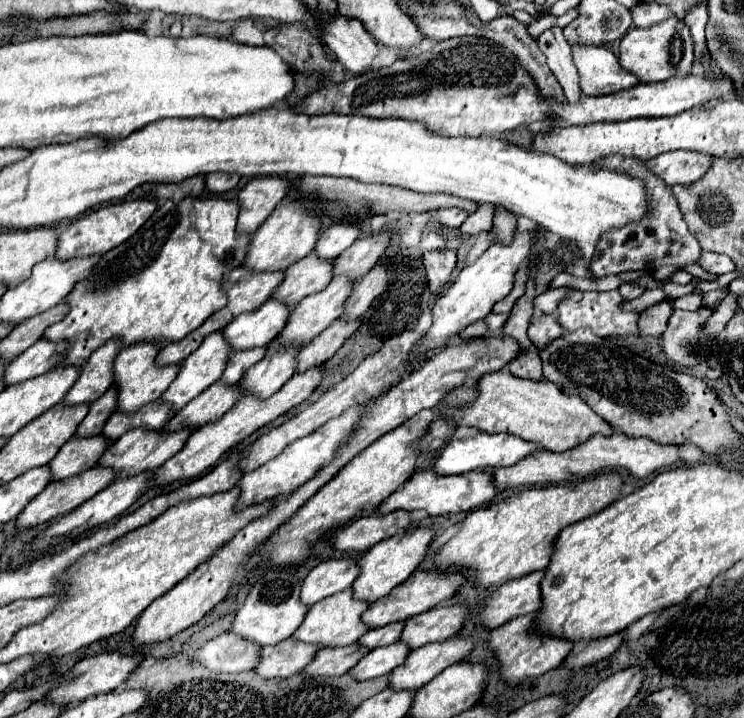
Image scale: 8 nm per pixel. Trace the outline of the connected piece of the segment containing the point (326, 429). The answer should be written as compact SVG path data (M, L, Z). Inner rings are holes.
M357 406L355 410L347 410L341 418L333 418L327 424L319 426L315 432L289 444L273 460L261 464L259 468L255 468L247 474L243 474L243 478L239 480L239 500L235 504L237 510L243 510L251 504L261 504L265 500L273 500L273 498L283 496L283 494L291 494L301 484L305 484L309 478L313 478L321 466L325 466L333 460L337 446L341 446L341 442L345 442L349 438L349 434L355 430L355 424L359 422L363 410L365 410L365 406Z

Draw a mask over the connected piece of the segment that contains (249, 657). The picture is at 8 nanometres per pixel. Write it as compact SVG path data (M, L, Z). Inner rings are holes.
M223 632L209 640L199 652L197 662L209 670L221 672L249 672L261 660L261 646L253 640L239 638L233 632Z

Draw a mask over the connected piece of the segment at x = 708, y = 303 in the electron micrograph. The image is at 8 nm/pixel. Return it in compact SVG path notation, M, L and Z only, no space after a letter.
M728 288L709 291L703 295L703 305L705 307L715 309L720 305L720 303L728 295L728 293Z

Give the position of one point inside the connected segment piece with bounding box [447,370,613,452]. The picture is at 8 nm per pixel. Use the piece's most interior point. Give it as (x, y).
(536, 411)

